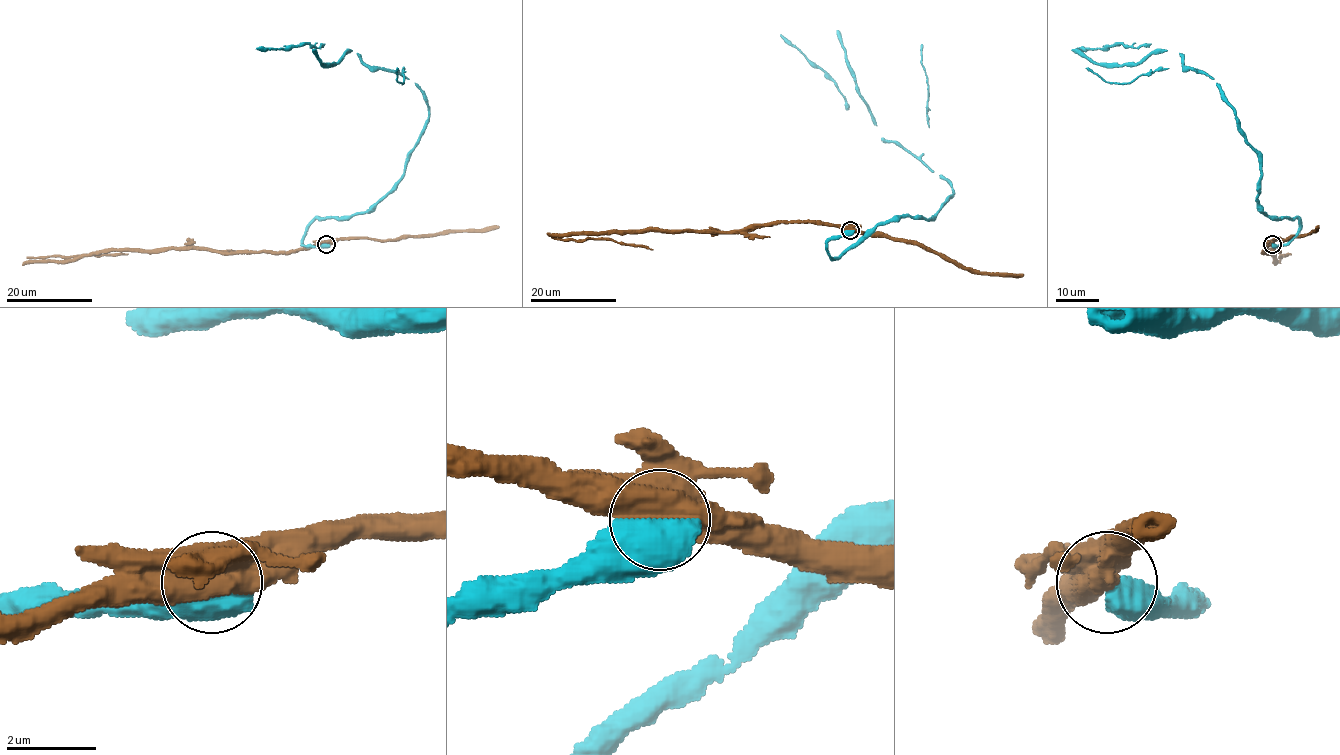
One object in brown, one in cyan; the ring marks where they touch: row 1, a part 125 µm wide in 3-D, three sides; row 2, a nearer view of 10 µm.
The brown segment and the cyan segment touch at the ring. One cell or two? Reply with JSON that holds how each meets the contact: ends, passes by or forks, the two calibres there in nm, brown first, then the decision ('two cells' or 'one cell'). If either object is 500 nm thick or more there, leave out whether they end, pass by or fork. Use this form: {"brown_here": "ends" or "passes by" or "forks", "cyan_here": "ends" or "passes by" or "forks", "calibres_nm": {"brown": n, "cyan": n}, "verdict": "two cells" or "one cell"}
{"calibres_nm": {"brown": 1000, "cyan": 750}, "verdict": "two cells"}

